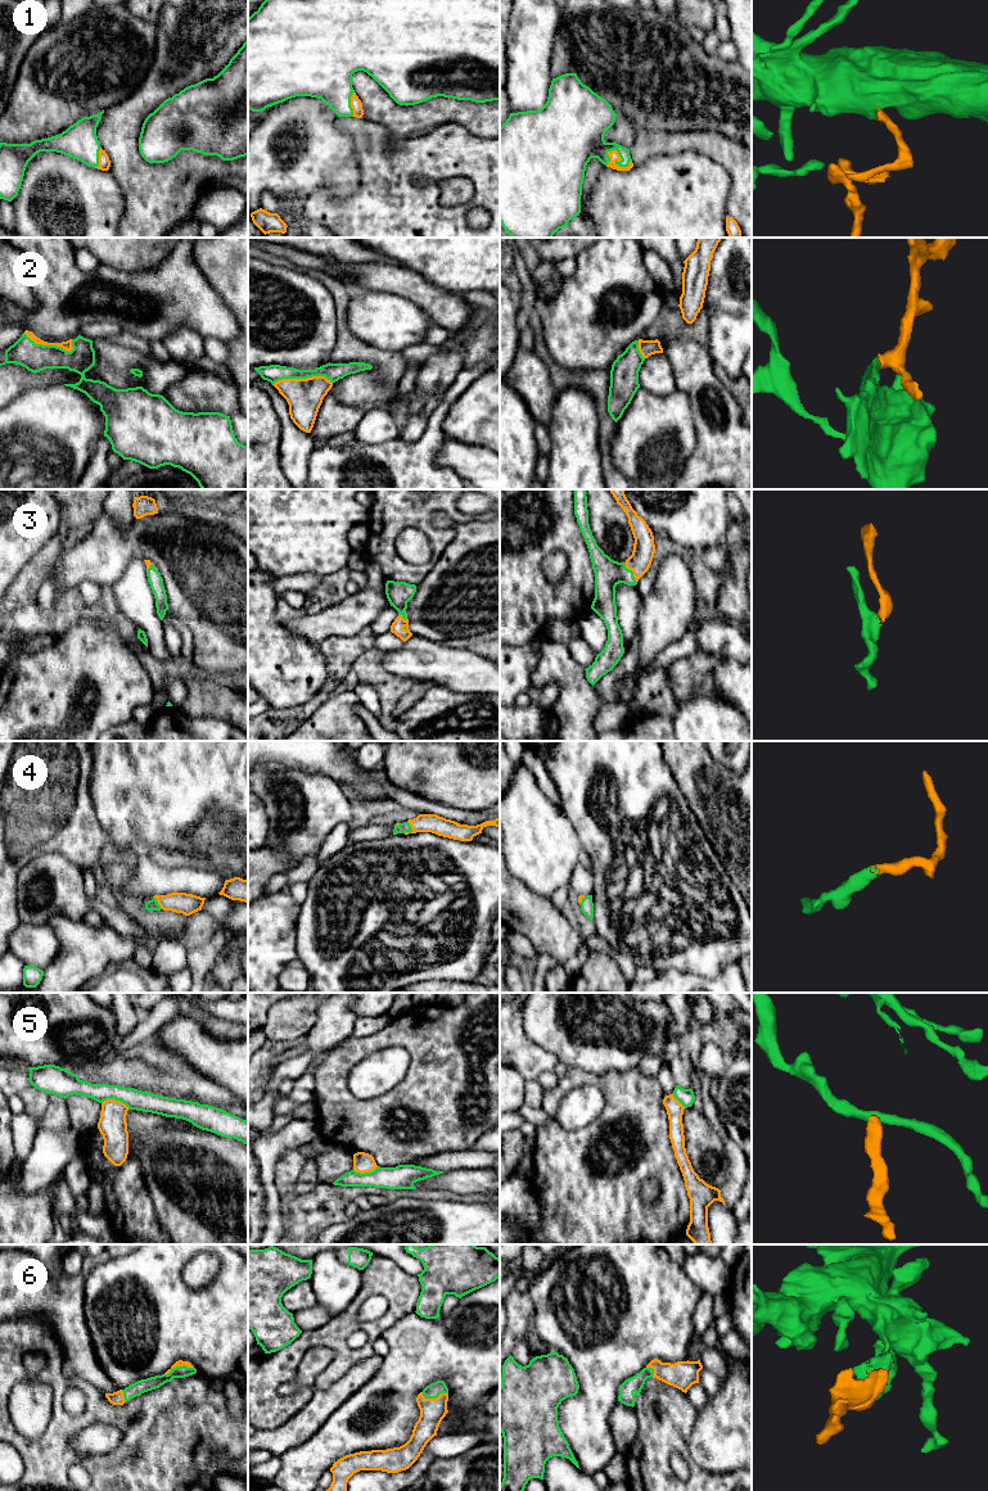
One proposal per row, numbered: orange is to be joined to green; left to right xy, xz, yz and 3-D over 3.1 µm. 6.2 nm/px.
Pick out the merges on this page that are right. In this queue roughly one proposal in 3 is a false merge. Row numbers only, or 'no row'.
1, 2, 3, 4, 6

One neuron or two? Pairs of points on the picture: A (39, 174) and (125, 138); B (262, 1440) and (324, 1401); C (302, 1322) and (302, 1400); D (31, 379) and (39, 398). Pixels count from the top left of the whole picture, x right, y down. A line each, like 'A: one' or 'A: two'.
A: two
B: one
C: two
D: two

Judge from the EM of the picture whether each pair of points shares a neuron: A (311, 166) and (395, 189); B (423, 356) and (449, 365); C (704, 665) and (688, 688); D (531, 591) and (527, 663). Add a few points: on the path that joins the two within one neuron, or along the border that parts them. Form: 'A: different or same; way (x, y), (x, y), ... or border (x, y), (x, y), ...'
A: different; border (355, 149), (359, 186), (339, 199)
B: different; border (445, 344), (420, 367)
C: same; way (699, 671), (688, 683)
D: different; border (544, 631), (535, 635), (527, 642), (513, 646)

